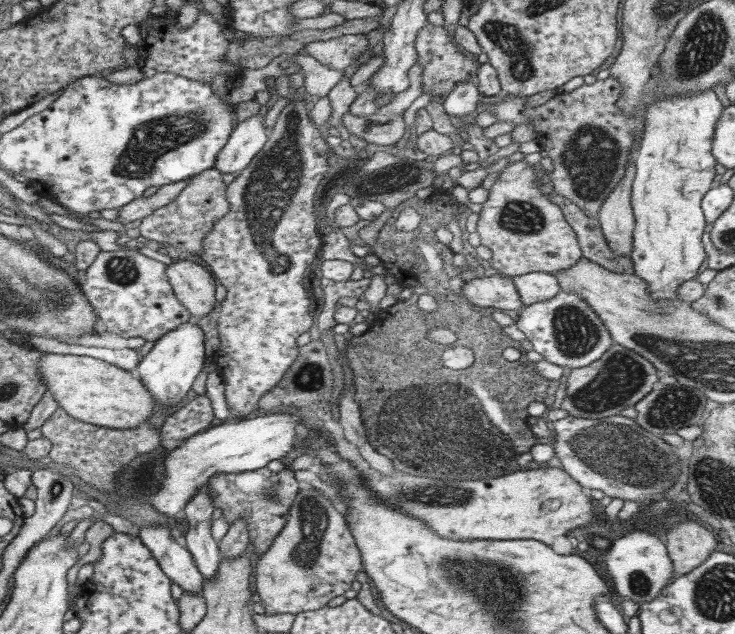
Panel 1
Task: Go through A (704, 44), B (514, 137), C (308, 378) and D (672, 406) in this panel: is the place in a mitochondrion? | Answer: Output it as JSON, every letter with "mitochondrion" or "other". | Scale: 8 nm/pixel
{"A":"mitochondrion","B":"other","C":"mitochondrion","D":"mitochondrion"}

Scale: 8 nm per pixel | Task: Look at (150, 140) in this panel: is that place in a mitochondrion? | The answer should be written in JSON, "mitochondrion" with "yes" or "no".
{"mitochondrion":"yes"}

